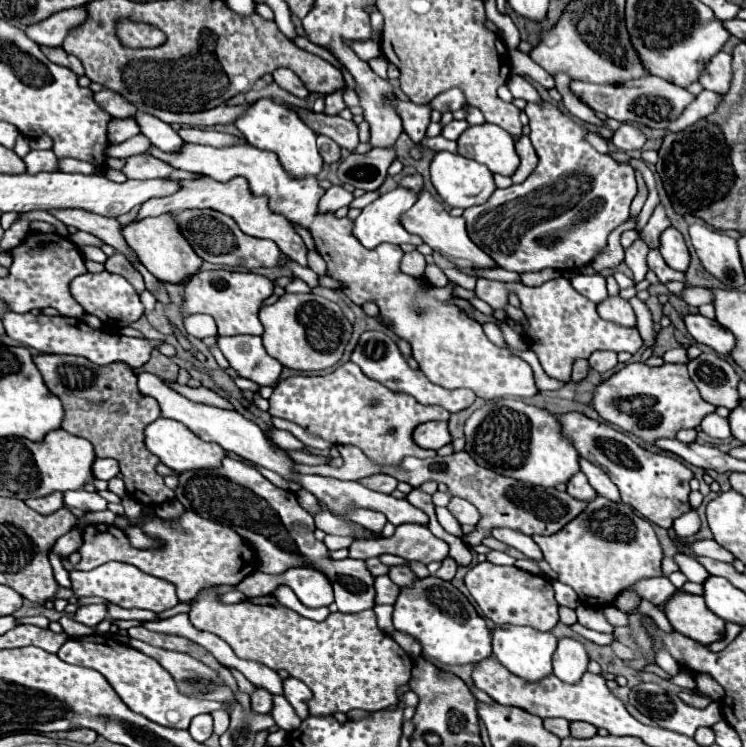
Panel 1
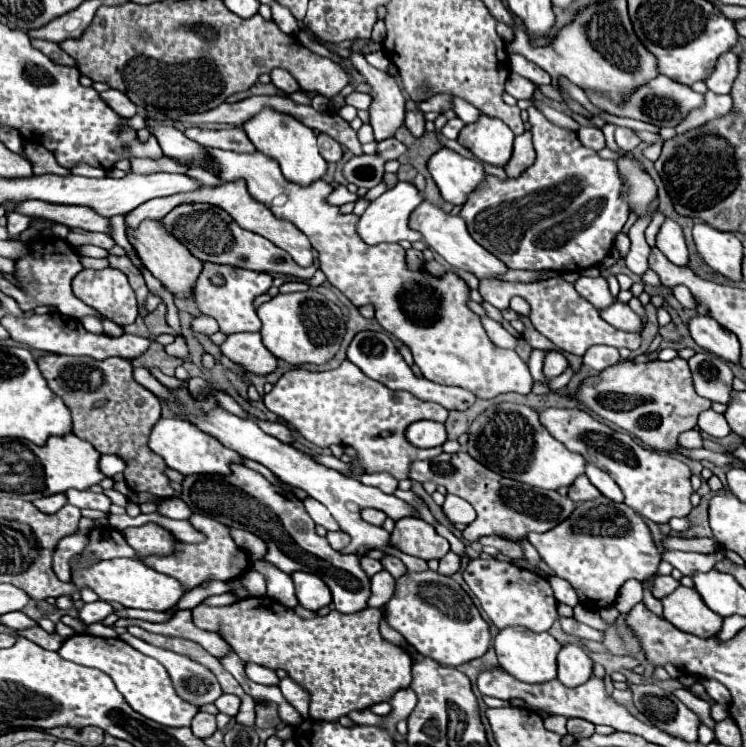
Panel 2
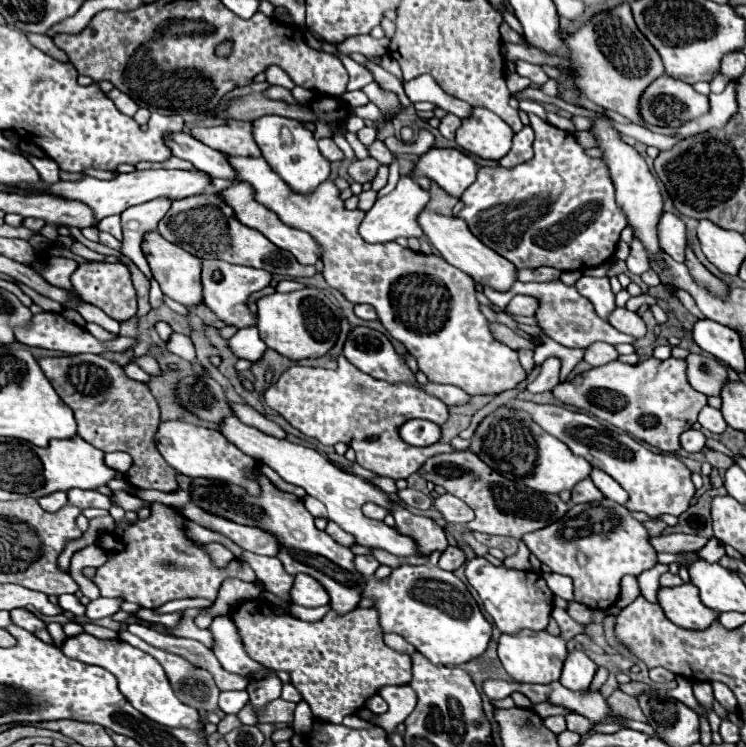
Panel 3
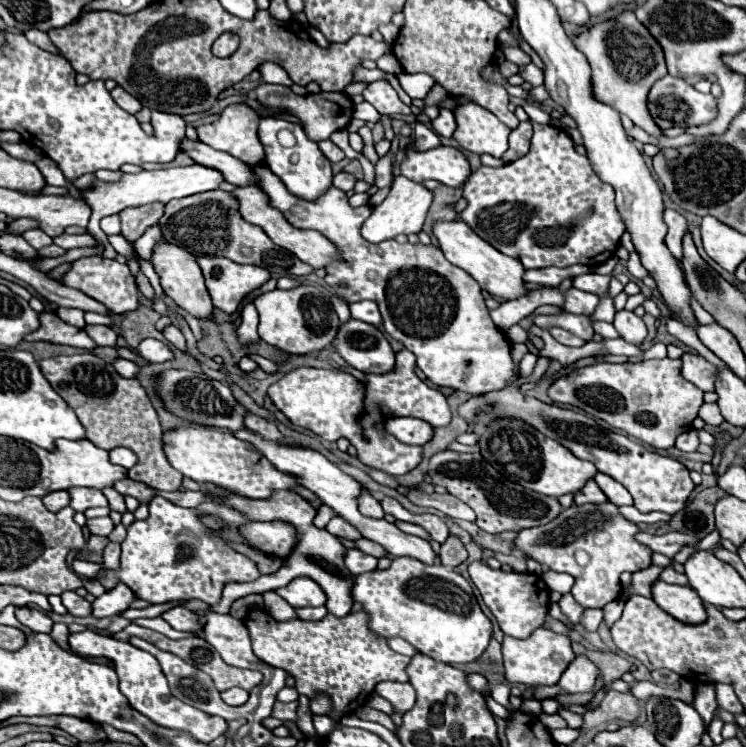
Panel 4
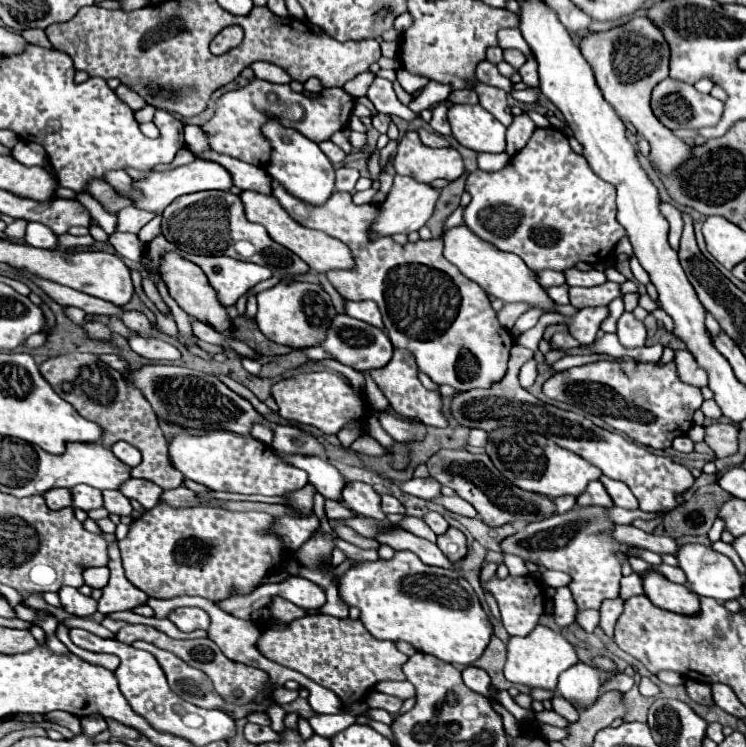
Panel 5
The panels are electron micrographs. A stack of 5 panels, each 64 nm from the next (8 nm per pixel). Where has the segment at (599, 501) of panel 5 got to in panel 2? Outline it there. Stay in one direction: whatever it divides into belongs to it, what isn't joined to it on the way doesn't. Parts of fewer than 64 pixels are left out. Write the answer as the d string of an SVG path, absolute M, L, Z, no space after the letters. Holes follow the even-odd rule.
M578 476L574 480L574 484L570 486L570 492L568 492L570 500L574 504L580 504L580 502L586 502L586 500L596 500L600 498L600 490L592 486L592 482L588 480L588 476Z

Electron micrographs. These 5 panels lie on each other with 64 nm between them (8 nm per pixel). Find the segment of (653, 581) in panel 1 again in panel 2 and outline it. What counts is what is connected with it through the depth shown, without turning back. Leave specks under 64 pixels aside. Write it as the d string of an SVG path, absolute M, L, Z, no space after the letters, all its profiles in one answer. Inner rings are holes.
M656 576L654 586L652 586L652 592L660 600L660 598L664 598L664 594L674 592L678 586L680 586L680 582L676 578L672 578L672 576Z

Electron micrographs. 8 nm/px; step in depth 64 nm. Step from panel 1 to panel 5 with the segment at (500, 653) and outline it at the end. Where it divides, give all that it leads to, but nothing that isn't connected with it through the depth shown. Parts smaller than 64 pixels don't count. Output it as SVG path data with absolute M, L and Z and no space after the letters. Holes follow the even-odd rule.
M540 624L524 638L520 638L520 636L510 638L506 648L508 648L508 660L504 666L506 680L510 680L514 684L524 684L530 688L556 690L558 676L566 668L572 668L574 664L578 664L578 656L576 656L574 646L562 634L556 634L550 628L540 626Z

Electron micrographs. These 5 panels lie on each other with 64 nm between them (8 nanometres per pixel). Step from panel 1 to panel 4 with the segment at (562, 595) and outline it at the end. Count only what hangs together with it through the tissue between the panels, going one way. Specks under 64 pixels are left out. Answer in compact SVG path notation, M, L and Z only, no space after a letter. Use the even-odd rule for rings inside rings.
M544 570L542 572L542 580L546 582L546 586L550 590L556 590L560 594L570 592L570 588L574 584L574 578L570 574L560 574L560 572L552 572L552 570Z

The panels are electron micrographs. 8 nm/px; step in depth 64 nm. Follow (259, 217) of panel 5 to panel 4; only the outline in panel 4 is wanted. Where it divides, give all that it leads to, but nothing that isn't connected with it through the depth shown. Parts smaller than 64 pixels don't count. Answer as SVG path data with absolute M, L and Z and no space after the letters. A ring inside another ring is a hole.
M236 188L236 190L234 190L234 196L236 196L238 202L240 202L240 214L242 214L242 218L244 218L246 222L260 226L260 228L272 238L274 244L278 244L278 246L282 246L284 250L296 254L302 262L310 264L314 270L326 268L328 264L332 264L332 262L338 260L340 252L338 252L338 248L336 248L334 242L326 240L324 234L320 234L320 232L316 232L316 230L300 230L300 228L292 226L292 224L278 212L278 208L274 208L274 206L270 204L270 198L268 198L264 192L260 192L260 188Z

